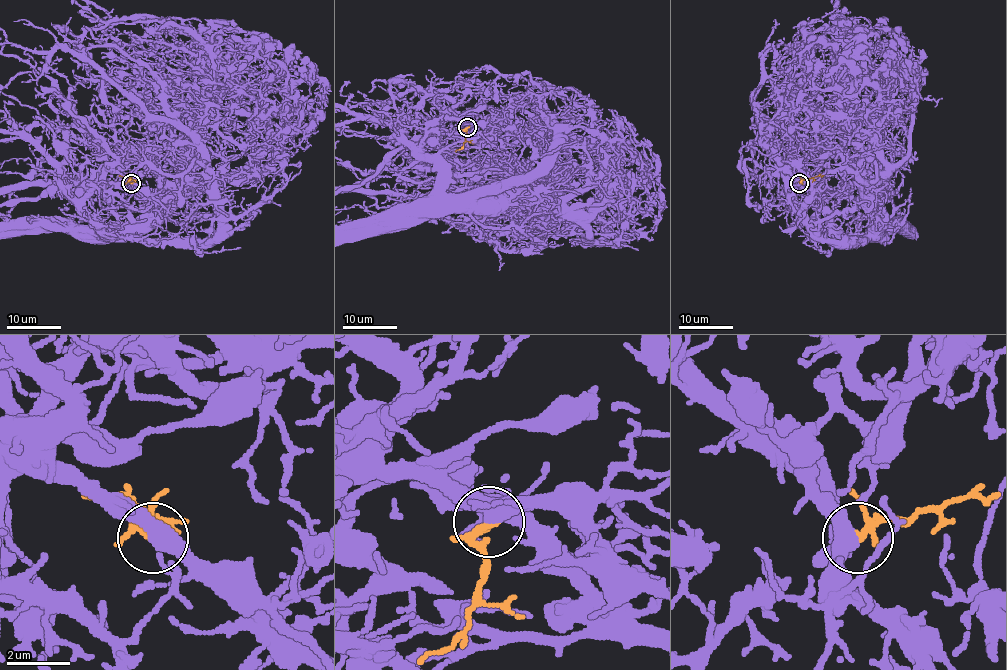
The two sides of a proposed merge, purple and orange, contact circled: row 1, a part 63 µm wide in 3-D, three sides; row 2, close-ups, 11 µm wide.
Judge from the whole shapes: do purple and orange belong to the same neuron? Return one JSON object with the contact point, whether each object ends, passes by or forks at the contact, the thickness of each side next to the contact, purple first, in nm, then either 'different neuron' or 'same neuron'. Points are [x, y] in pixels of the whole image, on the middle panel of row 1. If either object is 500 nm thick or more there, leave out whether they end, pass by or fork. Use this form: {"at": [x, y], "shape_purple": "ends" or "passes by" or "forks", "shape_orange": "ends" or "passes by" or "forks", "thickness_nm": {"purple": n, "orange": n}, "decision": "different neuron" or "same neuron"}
{"at": [467, 127], "shape_purple": "passes by", "shape_orange": "forks", "thickness_nm": {"purple": 460, "orange": 160}, "decision": "same neuron"}

